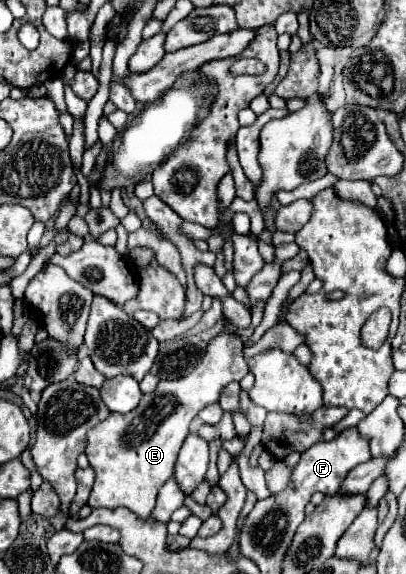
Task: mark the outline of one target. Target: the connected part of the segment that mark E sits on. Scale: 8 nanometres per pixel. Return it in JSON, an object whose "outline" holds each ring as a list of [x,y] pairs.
{"outline":[[[225,319],[225,327],[215,335],[201,363],[183,379],[159,381],[157,389],[143,395],[137,409],[121,415],[111,413],[105,421],[87,431],[87,457],[95,471],[95,485],[89,497],[91,509],[127,507],[139,519],[149,519],[161,485],[171,477],[179,447],[183,445],[191,419],[209,403],[219,399],[221,389],[231,381],[241,381],[249,373],[243,357],[243,341]]]}

